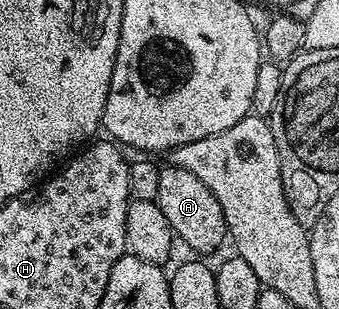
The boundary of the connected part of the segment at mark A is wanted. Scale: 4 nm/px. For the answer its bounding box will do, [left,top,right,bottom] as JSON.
[155,166,227,253]

